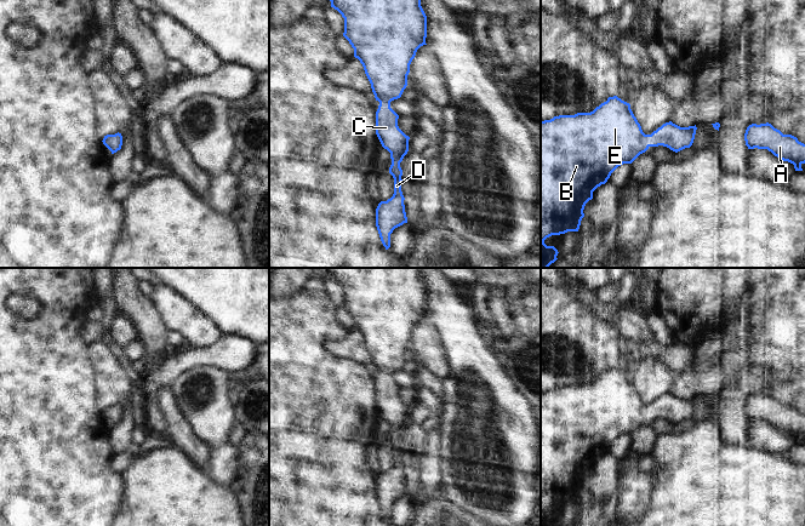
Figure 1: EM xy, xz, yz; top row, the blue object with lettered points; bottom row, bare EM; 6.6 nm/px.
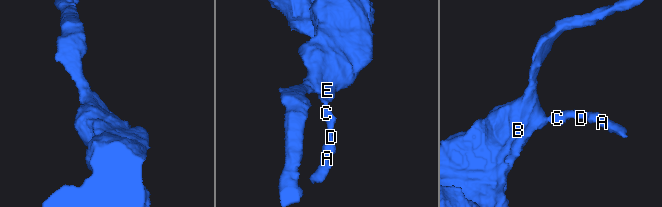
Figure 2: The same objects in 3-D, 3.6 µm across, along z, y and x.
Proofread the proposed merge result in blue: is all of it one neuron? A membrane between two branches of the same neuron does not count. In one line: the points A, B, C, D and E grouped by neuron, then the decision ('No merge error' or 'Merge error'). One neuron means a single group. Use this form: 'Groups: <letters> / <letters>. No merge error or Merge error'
Groups: A B C D E. No merge error.

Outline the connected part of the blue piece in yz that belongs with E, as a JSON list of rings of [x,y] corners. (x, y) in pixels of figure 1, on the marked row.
[[[617,96],[609,97],[606,102],[590,113],[559,115],[550,120],[541,121],[541,268],[548,268],[558,259],[559,253],[554,246],[547,246],[544,240],[552,235],[578,231],[581,221],[584,217],[584,206],[593,199],[593,191],[605,184],[618,166],[632,164],[650,147],[663,145],[675,153],[690,148],[693,143],[696,130],[696,125],[680,127],[669,121],[651,135],[645,135],[630,109],[630,104]]]

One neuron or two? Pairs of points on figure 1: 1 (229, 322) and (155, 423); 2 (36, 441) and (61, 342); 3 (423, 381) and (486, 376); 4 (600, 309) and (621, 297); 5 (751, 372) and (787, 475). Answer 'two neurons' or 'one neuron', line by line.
1: two neurons
2: one neuron
3: two neurons
4: two neurons
5: two neurons

